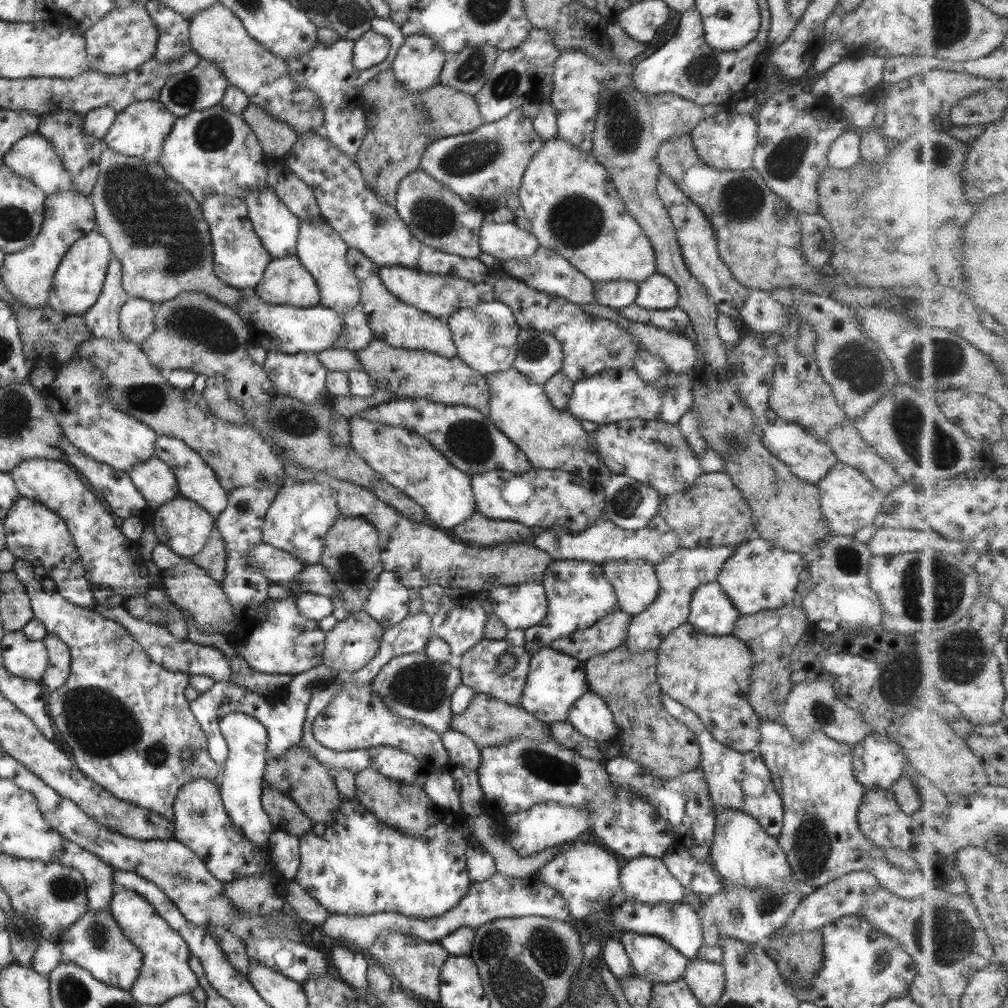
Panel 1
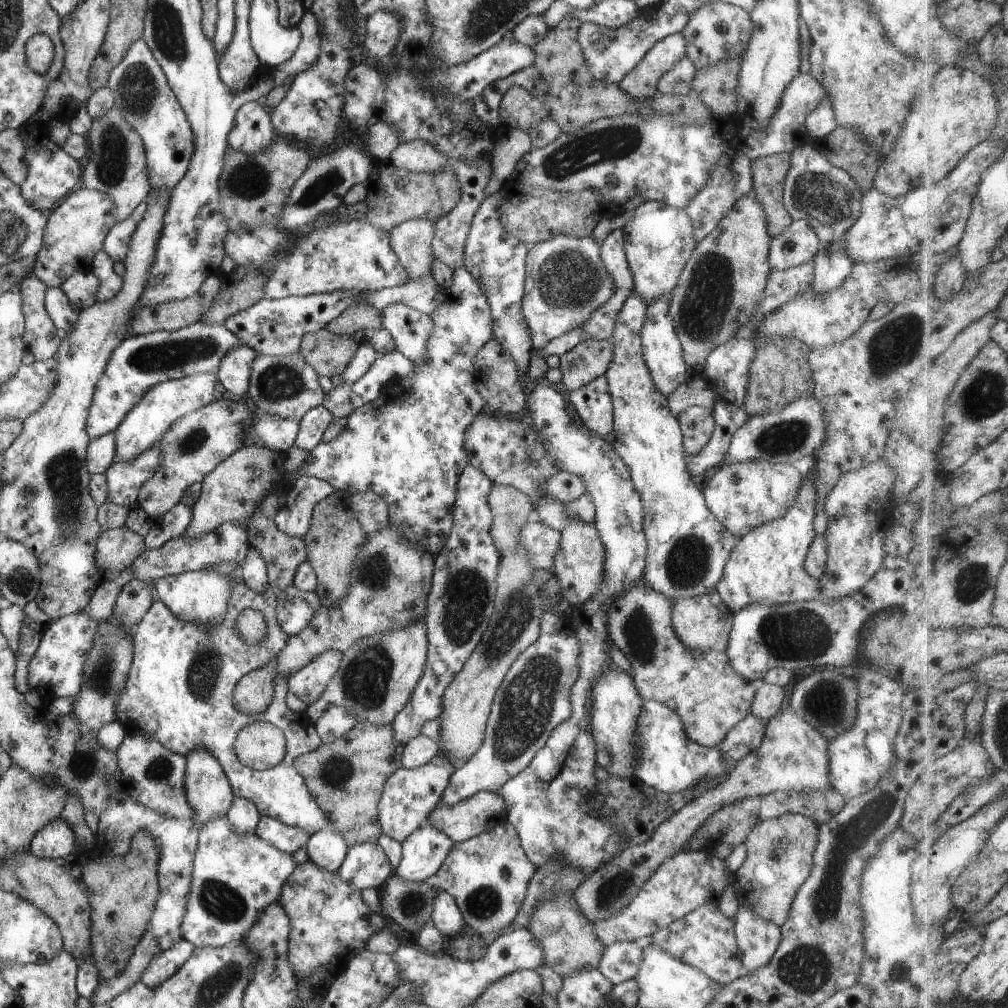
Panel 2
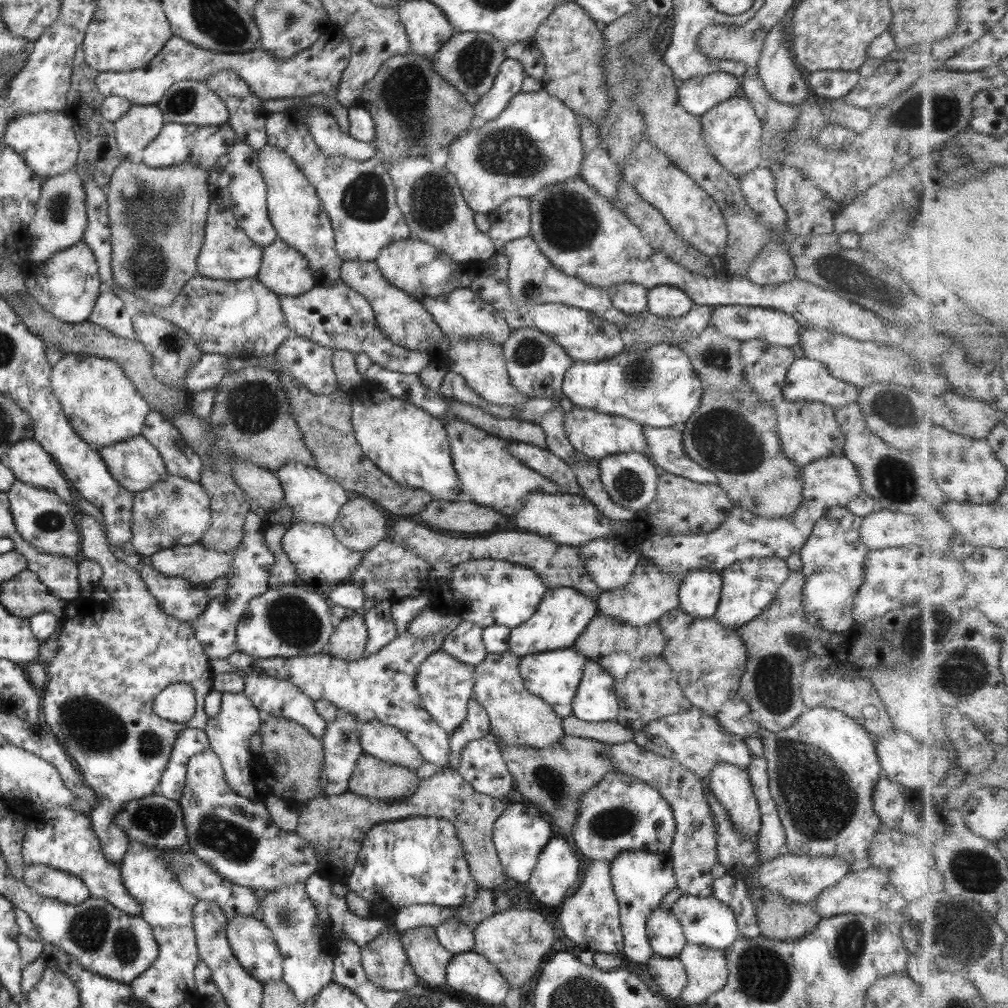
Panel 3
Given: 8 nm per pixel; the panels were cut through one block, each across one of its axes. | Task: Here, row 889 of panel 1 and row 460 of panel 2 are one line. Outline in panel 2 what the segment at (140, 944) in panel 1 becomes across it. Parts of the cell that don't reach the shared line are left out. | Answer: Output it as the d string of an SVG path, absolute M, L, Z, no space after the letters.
M194 374L184 376L175 380L165 380L149 388L141 400L125 413L125 418L117 425L114 430L115 452L114 460L123 462L123 460L133 460L137 454L149 450L161 438L163 432L169 430L169 426L185 416L188 412L197 410L213 400L215 384L218 380L213 374Z

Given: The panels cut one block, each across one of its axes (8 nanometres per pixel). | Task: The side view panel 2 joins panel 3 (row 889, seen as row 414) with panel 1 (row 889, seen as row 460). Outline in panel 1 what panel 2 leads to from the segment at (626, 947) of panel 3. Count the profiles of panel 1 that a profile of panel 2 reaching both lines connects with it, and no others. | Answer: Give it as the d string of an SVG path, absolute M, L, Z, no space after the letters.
M641 856L620 868L624 902L653 905L680 902L686 890L669 874L661 858Z

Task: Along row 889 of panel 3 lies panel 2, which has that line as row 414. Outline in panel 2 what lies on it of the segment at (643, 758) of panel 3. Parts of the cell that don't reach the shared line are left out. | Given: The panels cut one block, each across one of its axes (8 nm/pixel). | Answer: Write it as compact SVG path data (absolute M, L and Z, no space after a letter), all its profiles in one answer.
M688 406L676 414L681 431L684 456L693 456L709 442L714 429L714 420L709 409Z

